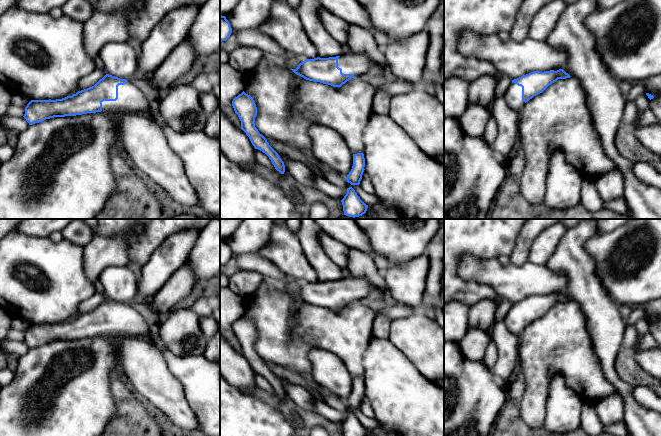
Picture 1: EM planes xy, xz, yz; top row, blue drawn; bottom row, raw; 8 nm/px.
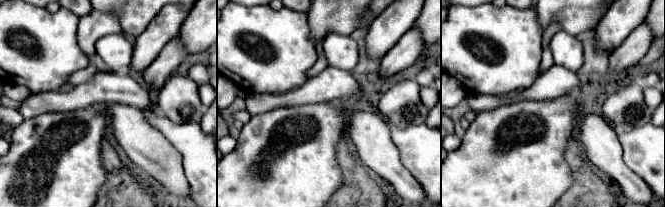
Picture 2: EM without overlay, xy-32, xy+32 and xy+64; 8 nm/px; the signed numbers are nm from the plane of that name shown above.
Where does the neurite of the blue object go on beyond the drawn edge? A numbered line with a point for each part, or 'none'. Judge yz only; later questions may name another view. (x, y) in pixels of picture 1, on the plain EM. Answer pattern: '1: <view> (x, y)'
1: yz (513, 320)

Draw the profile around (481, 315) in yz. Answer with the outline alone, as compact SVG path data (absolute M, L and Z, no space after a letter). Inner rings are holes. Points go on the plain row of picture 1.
M501 297L497 301L483 299L471 306L468 311L468 329L480 328L489 331L502 300Z

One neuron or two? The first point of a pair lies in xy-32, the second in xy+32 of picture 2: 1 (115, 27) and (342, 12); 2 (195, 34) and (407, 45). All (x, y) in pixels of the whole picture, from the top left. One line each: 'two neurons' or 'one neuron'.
1: one neuron
2: two neurons

